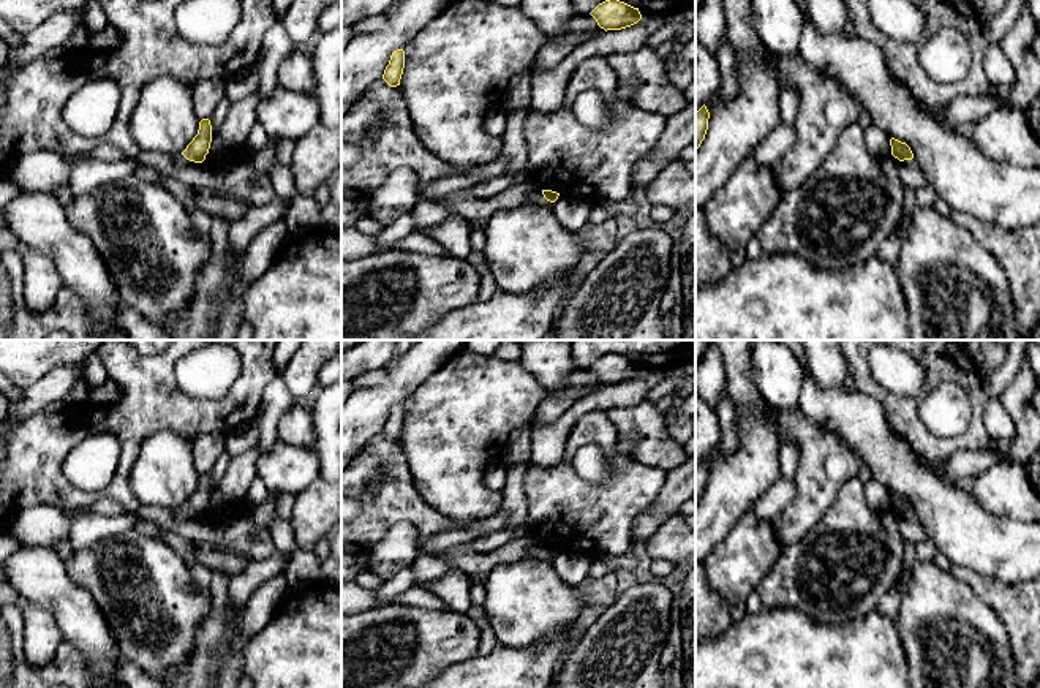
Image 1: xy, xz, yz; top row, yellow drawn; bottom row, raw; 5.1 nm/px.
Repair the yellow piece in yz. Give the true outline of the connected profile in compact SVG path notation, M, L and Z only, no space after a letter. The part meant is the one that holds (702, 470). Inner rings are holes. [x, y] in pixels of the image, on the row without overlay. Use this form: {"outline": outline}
{"outline": "M703 459L695 467L695 505L700 501L702 495L705 493L705 489L708 484L708 473L710 473L710 467L707 460Z"}

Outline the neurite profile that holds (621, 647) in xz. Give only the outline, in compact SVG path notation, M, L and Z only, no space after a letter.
M659 580L635 584L602 614L593 615L548 688L664 688L659 660L667 645L673 595Z

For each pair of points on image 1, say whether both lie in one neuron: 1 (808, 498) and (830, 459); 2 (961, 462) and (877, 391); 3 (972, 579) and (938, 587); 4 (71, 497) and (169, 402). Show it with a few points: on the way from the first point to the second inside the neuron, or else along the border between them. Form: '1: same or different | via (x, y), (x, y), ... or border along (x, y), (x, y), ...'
1: same | via (816, 489), (822, 468)
2: different | border along (985, 448), (957, 449), (942, 462), (917, 454)
3: different | border along (952, 576), (966, 582), (990, 606)
4: same | via (103, 494), (120, 480), (131, 438), (138, 432)

